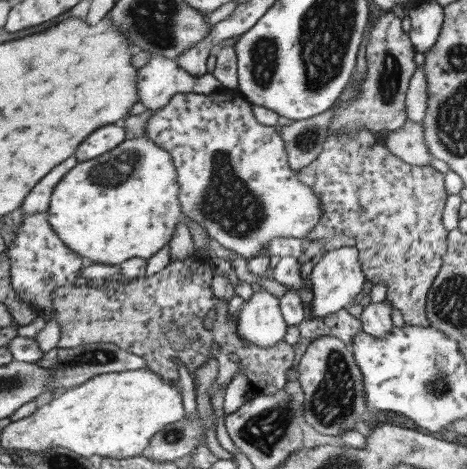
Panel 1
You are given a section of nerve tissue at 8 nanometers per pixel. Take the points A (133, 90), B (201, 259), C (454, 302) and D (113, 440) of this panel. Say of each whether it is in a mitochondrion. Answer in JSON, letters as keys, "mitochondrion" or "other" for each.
{"A":"other","B":"other","C":"mitochondrion","D":"other"}

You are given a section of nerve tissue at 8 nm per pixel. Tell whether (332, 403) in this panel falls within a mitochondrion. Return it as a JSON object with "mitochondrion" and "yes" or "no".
{"mitochondrion":"yes"}

